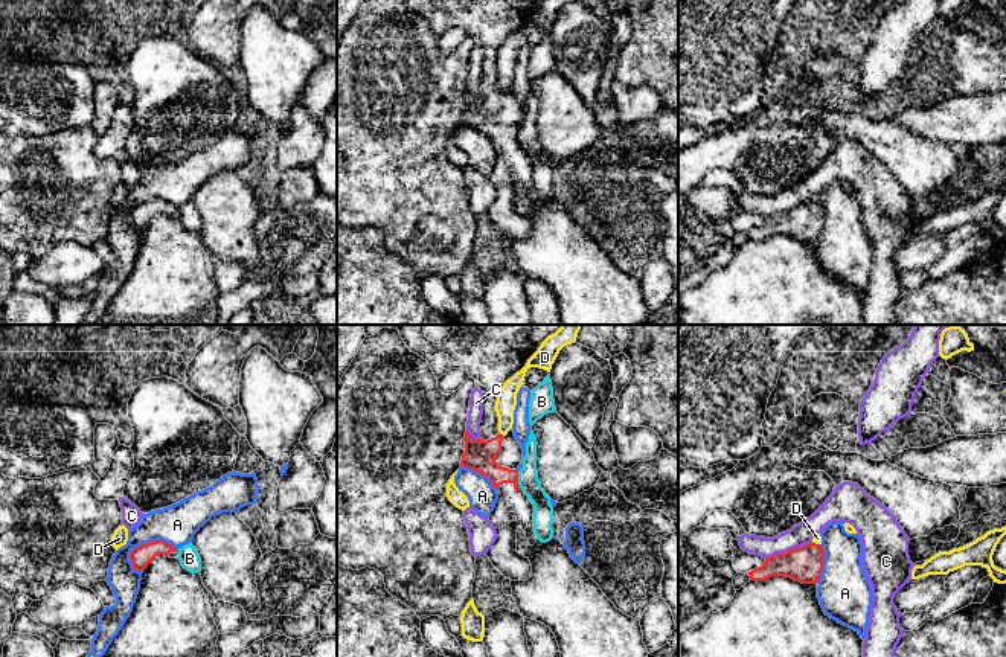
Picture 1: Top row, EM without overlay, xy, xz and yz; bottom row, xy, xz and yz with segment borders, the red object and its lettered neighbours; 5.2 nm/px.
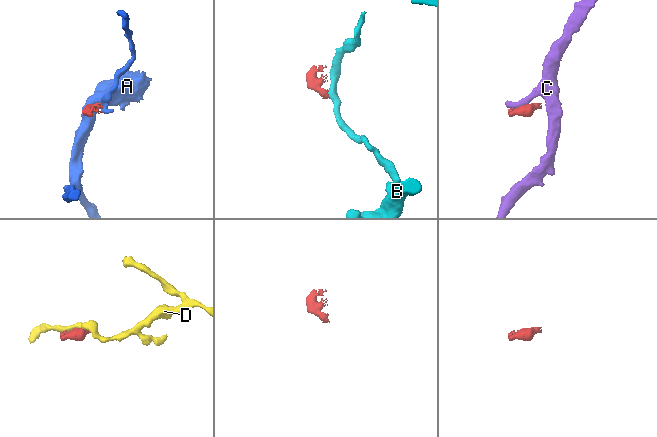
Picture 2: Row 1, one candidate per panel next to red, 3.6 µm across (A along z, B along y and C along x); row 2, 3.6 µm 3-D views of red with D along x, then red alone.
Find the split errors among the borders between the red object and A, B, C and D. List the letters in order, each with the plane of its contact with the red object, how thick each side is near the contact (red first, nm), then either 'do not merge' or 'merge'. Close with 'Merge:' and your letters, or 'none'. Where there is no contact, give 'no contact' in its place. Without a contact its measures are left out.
A: meets red in xy; 110 nm thick on the red side, 200 nm on the other; do not merge
B: meets red in xz; 160 nm thick on the red side, 110 nm on the other; do not merge
C: meets red in yz; 190 nm thick on the red side, 120 nm on the other; do not merge
D: meets red in xz; 160 nm thick on the red side, 110 nm on the other; do not merge
Merge: none

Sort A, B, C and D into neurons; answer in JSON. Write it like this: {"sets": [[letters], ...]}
{"sets": [["A"], ["B"], ["C"], ["D"]]}

